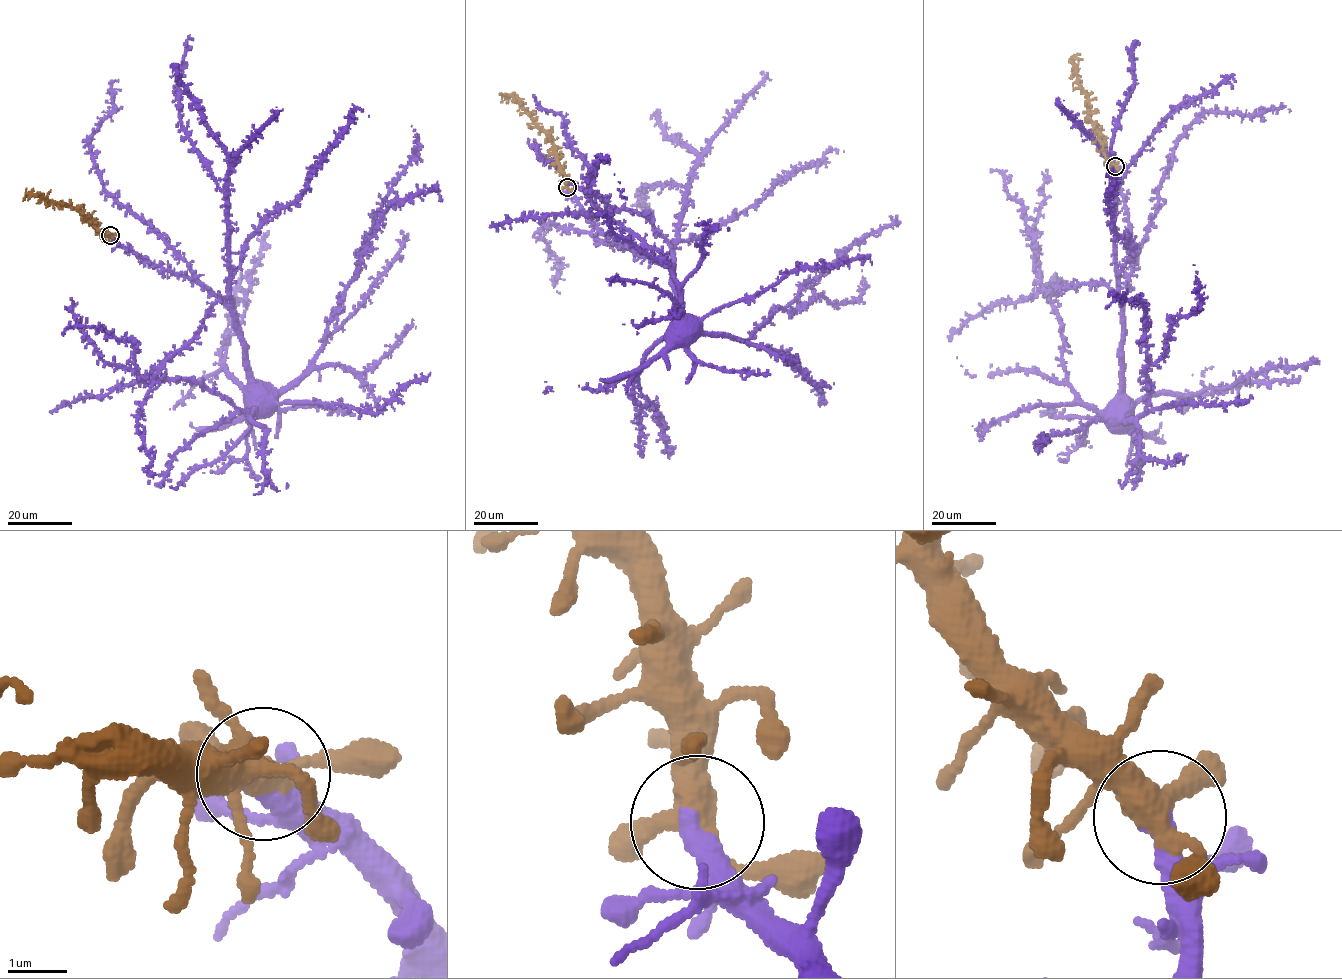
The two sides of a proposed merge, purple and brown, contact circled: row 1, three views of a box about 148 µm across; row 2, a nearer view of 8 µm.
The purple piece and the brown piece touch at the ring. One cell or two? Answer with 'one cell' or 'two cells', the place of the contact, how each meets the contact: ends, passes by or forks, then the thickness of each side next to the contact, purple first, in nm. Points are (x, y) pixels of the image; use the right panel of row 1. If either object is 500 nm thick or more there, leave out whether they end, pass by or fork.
one cell | (1115, 166) | purple ends | brown forks | 420/360 nm

